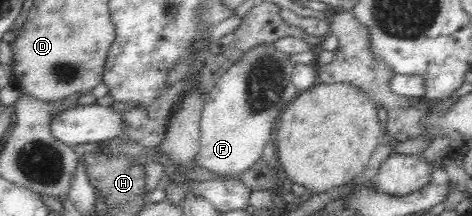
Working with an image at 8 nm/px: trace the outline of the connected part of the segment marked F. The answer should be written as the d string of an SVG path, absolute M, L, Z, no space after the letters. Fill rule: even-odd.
M274 43L250 49L232 65L215 85L206 92L200 110L200 148L194 165L206 168L220 179L239 179L239 176L262 156L269 142L274 122L289 102L299 94L291 81L292 56L274 47Z

